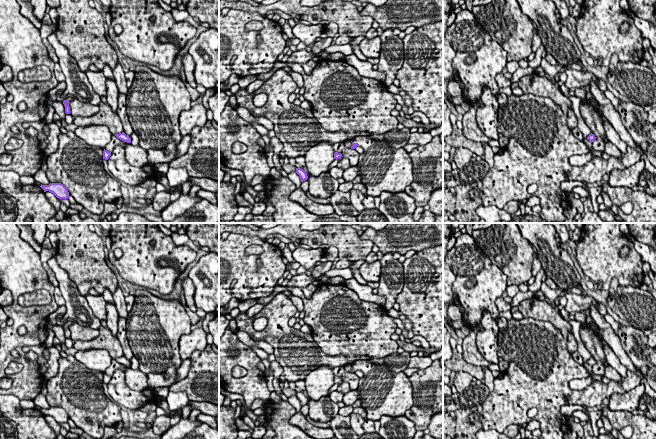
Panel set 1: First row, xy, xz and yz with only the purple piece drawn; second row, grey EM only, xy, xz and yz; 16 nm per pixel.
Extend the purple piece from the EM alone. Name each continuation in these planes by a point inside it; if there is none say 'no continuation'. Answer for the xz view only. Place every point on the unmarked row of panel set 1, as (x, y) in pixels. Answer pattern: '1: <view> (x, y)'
1: xz (382, 392)

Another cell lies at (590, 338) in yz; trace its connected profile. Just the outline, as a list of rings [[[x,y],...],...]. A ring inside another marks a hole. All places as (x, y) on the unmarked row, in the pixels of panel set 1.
[[[589,309],[578,312],[586,315],[585,326],[580,328],[580,338],[585,348],[590,352],[591,357],[596,361],[592,366],[592,371],[596,375],[603,376],[607,362],[603,351],[602,340],[597,333],[597,326],[590,317]]]

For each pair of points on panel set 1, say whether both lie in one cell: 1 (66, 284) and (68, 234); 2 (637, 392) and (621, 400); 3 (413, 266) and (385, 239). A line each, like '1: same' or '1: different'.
1: different
2: same
3: different

